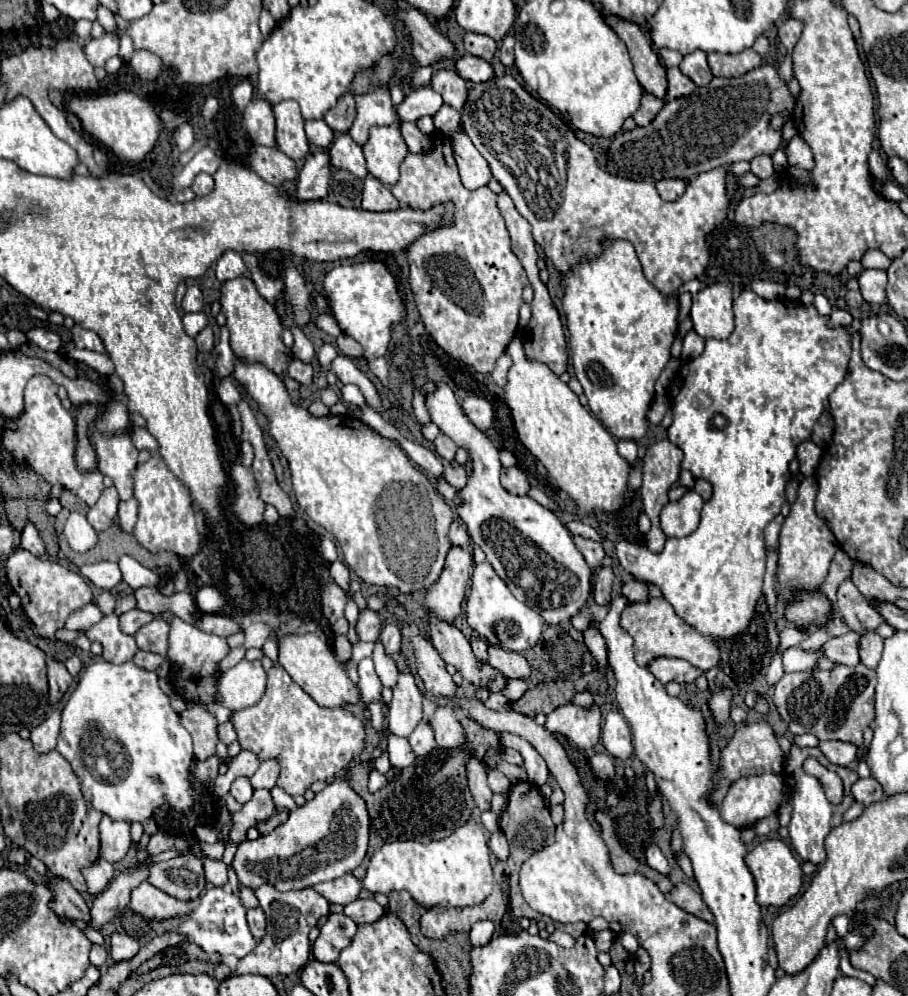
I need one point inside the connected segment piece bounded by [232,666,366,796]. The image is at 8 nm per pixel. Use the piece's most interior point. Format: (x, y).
(312, 743)

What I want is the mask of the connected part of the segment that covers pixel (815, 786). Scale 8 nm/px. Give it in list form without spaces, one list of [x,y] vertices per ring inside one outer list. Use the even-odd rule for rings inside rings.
[[[792,744],[792,750],[788,754],[788,760],[786,760],[786,766],[784,766],[784,782],[786,786],[790,788],[792,792],[792,820],[790,820],[790,826],[788,826],[788,832],[790,832],[790,840],[792,840],[792,846],[796,850],[796,854],[802,858],[802,860],[808,860],[812,864],[822,864],[826,860],[826,850],[824,850],[824,838],[828,836],[828,832],[842,822],[842,816],[844,812],[854,804],[854,798],[850,794],[850,788],[852,784],[858,780],[858,774],[856,770],[850,770],[850,768],[844,768],[844,766],[836,766],[836,764],[830,764],[828,758],[822,754],[820,748],[800,748],[798,744]],[[808,756],[814,756],[818,758],[820,764],[824,764],[828,770],[836,772],[842,780],[844,780],[844,802],[834,806],[828,802],[828,798],[824,796],[824,790],[822,790],[822,784],[818,778],[806,774],[802,770],[802,762],[808,758]]]

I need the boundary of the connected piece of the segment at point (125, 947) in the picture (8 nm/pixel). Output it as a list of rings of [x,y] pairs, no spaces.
[[[126,932],[122,934],[112,934],[112,950],[110,950],[110,956],[114,962],[122,962],[122,960],[130,960],[136,952],[138,952],[140,944],[136,938],[128,936]]]

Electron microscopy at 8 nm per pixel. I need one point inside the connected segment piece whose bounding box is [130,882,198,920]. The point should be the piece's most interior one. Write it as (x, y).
(146, 900)

